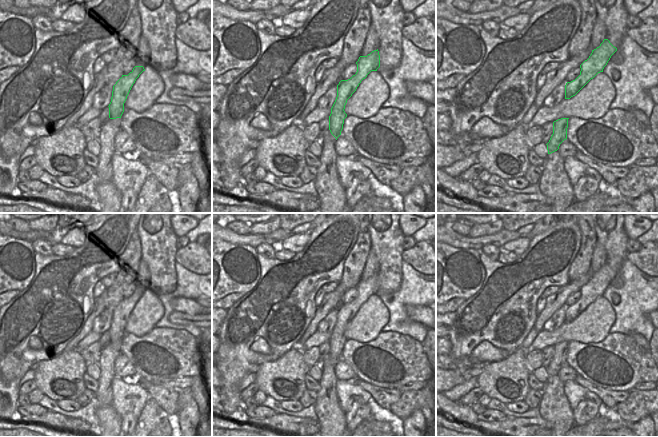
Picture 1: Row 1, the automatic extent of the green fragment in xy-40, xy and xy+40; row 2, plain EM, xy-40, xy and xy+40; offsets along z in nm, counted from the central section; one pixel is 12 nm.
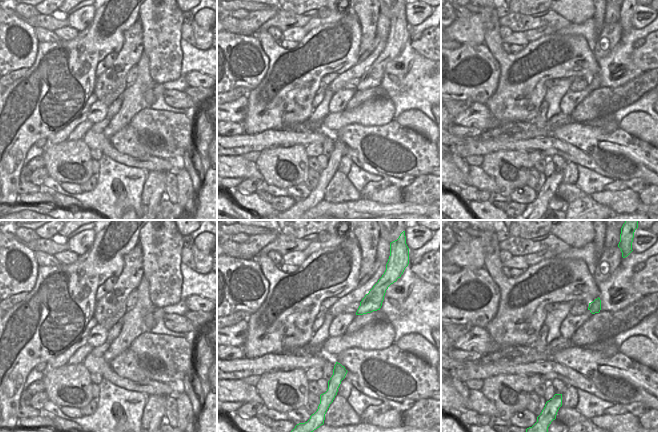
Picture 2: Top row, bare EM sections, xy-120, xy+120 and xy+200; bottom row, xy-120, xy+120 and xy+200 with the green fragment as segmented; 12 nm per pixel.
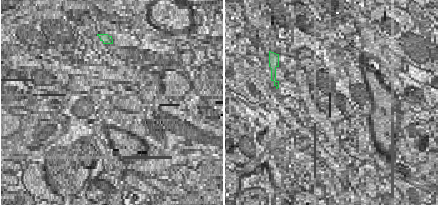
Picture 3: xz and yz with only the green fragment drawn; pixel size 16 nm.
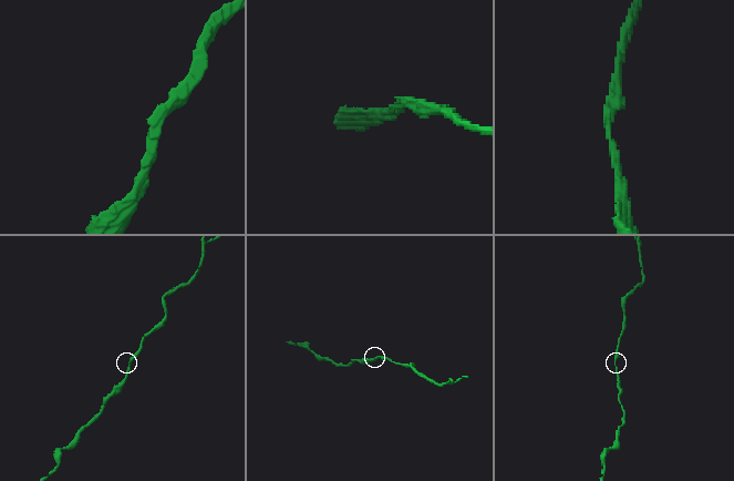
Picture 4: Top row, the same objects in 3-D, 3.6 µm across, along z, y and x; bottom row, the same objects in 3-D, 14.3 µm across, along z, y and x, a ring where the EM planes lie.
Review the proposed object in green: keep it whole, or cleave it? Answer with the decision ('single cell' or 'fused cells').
fused cells

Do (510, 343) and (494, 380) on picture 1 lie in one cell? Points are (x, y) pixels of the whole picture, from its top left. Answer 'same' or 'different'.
different

